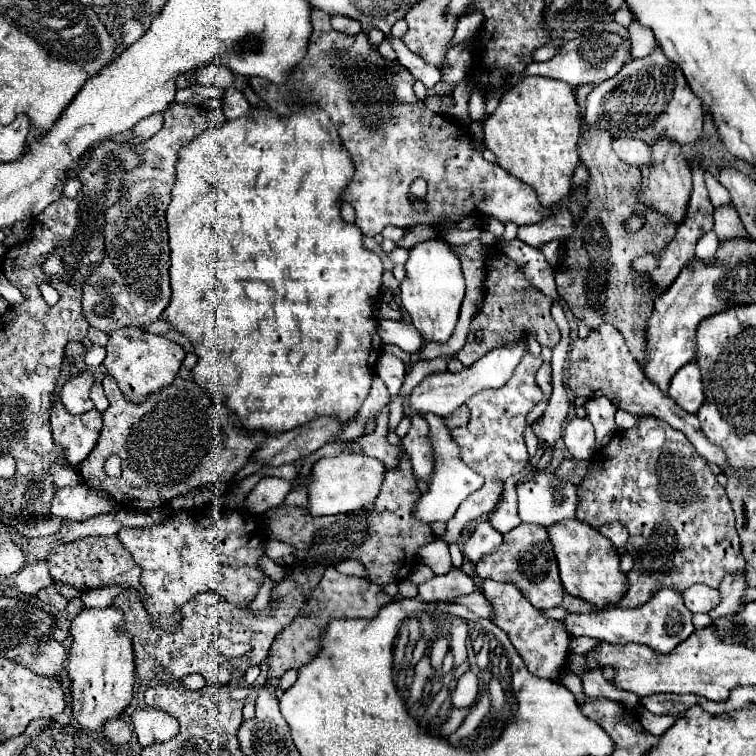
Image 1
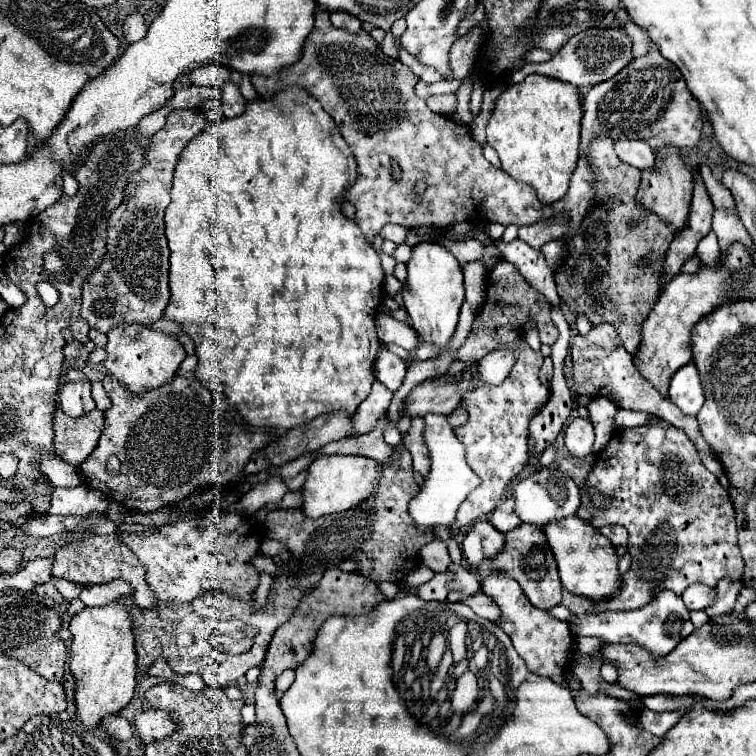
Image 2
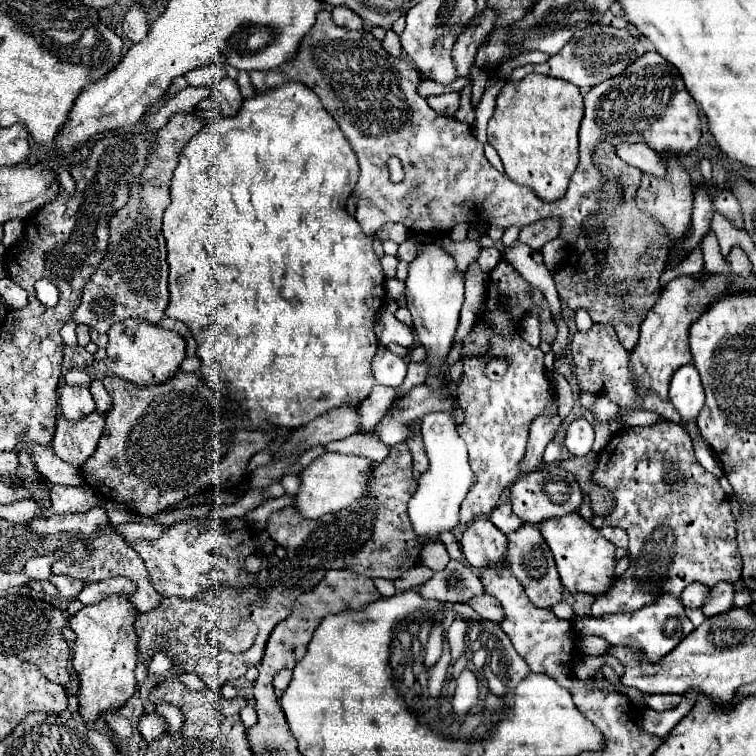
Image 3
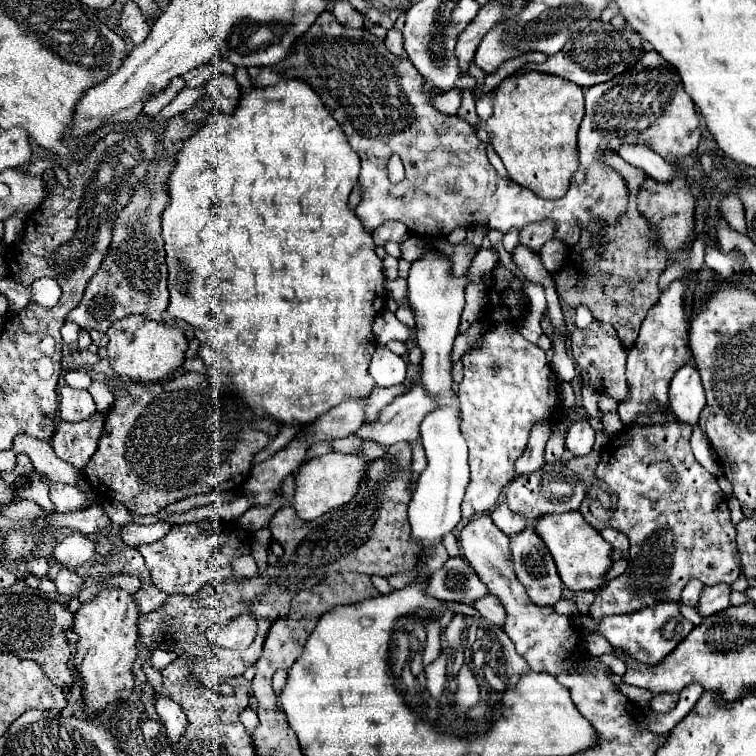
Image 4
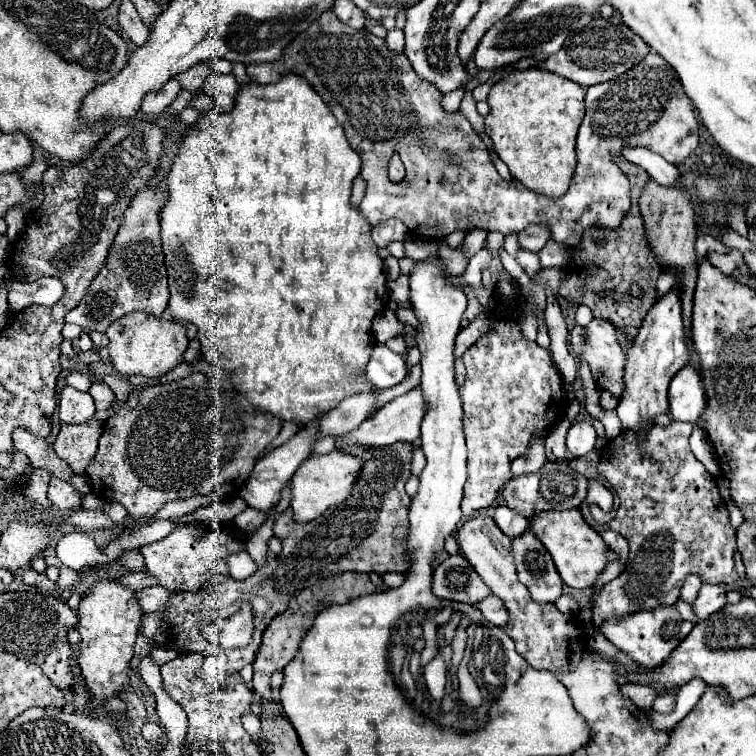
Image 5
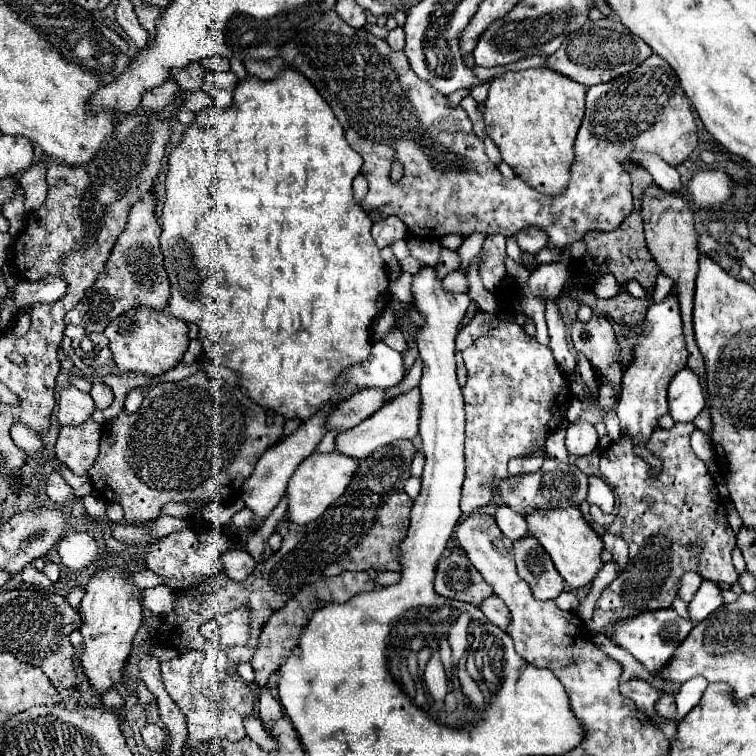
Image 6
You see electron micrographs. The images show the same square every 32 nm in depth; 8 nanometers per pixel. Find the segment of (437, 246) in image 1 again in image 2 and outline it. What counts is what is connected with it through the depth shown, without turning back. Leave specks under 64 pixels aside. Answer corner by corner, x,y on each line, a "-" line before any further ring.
432,242
418,244
408,262
408,278
404,280
402,298
412,318
412,328
418,332
418,338
426,344
436,346
436,350
442,354
456,330
458,312
464,302
464,280
456,258
444,246

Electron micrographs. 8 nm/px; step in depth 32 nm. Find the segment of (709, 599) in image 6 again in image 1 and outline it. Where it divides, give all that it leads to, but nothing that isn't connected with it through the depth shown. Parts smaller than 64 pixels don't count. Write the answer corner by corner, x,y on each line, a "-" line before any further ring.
726,576
722,582
720,582
720,602
716,608
712,608
708,612
708,616
714,620
714,618
720,618
720,616
732,616
738,612
738,604
740,604
740,596
744,594
746,590
746,584
744,584
744,576

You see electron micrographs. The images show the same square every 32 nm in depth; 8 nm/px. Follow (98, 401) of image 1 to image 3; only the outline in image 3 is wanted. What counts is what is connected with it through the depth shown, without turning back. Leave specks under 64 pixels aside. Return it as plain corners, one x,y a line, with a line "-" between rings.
94,380
90,384
90,394
92,394
94,402
96,402
96,410
98,412
104,414
104,412
108,412
112,408
112,396
108,394
108,390
104,388
104,384
100,380

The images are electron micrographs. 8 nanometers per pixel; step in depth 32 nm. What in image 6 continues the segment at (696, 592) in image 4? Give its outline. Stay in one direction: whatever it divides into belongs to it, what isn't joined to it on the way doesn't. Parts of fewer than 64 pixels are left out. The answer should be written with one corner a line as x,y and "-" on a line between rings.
686,572
680,580
678,580
678,596
684,600
684,602
690,602
694,592
700,588
702,584
702,576
696,574
696,572

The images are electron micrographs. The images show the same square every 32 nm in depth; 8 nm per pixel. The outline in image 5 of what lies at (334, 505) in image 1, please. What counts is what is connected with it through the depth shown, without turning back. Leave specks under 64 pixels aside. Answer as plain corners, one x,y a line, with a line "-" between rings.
334,450
324,456
312,454
308,460
304,460
290,480
290,492
292,492
290,508
294,512
294,520
300,524
310,522
318,518
322,512
326,512
330,506
344,502
350,496
350,488
360,472
360,464
362,464
362,458
348,456
340,450

